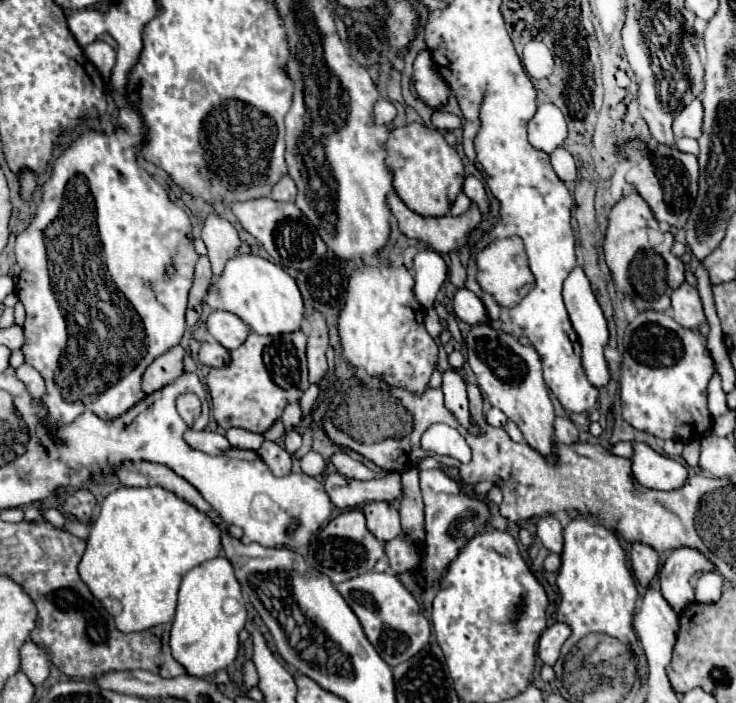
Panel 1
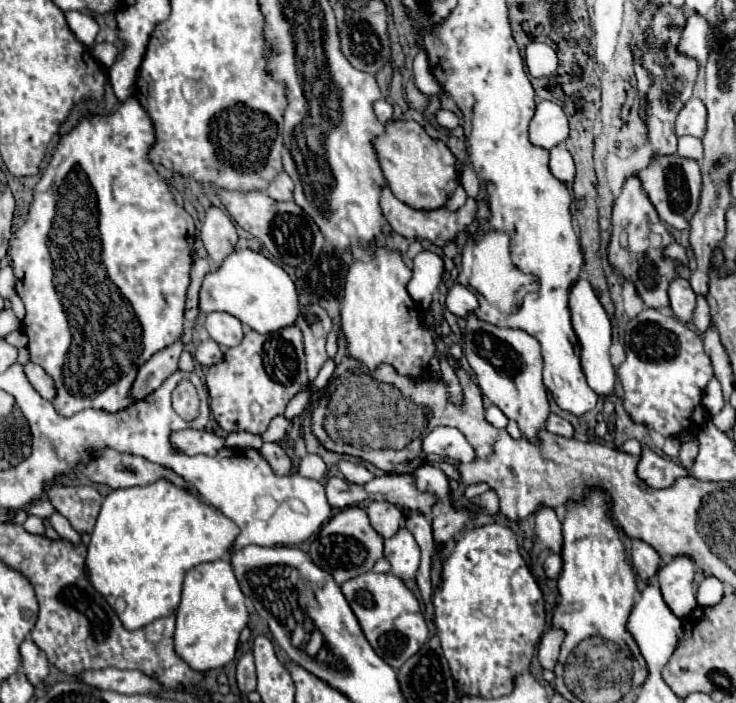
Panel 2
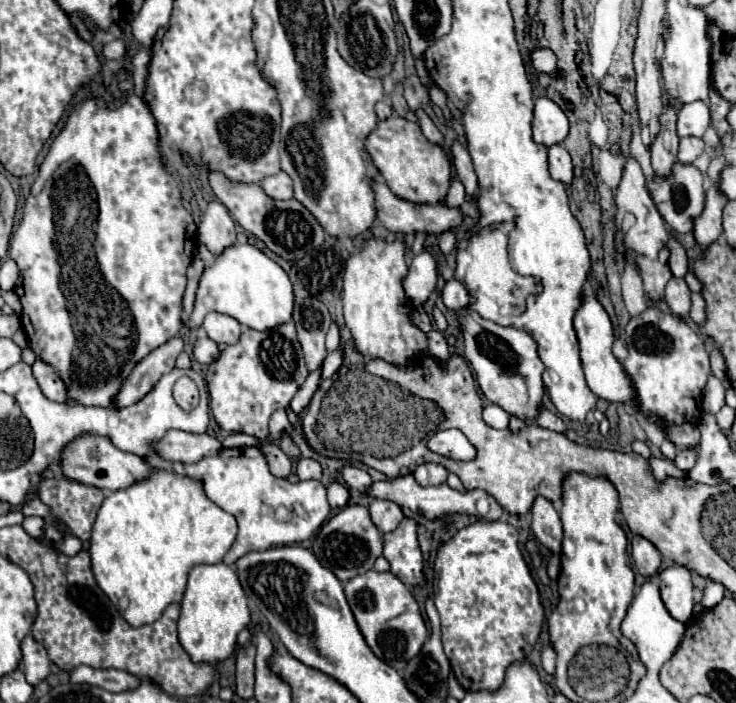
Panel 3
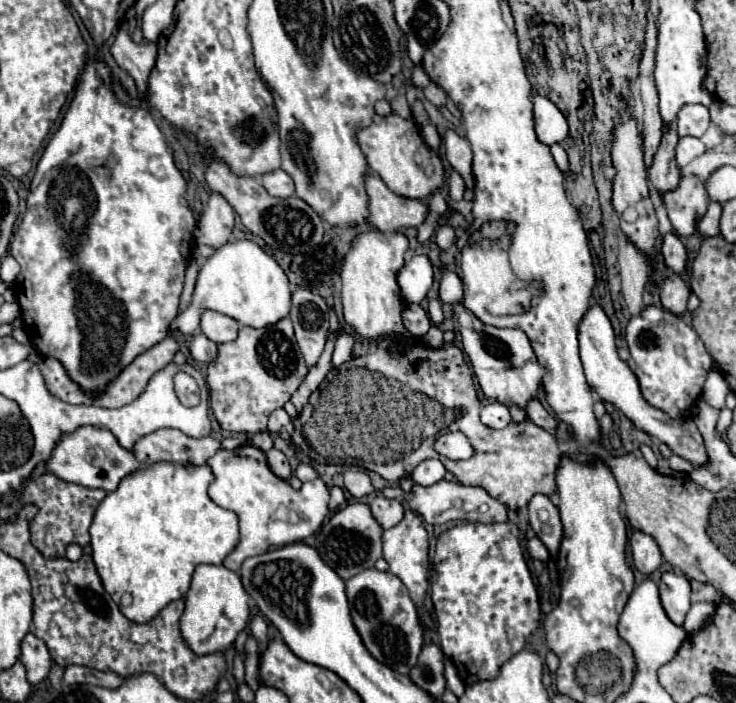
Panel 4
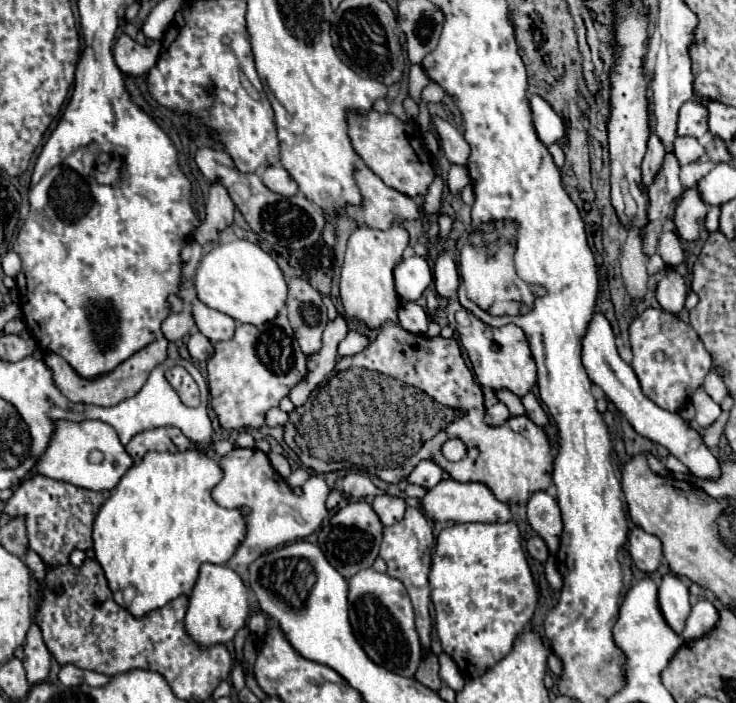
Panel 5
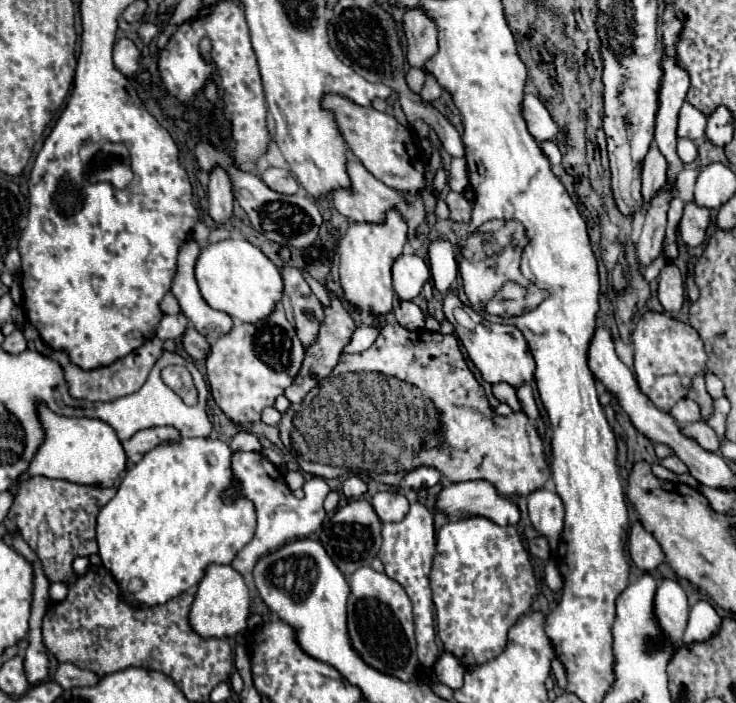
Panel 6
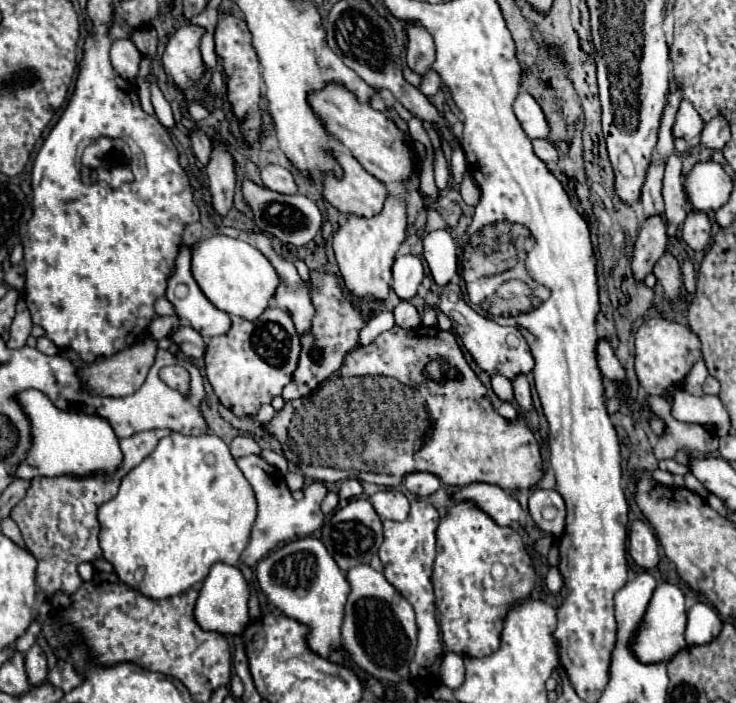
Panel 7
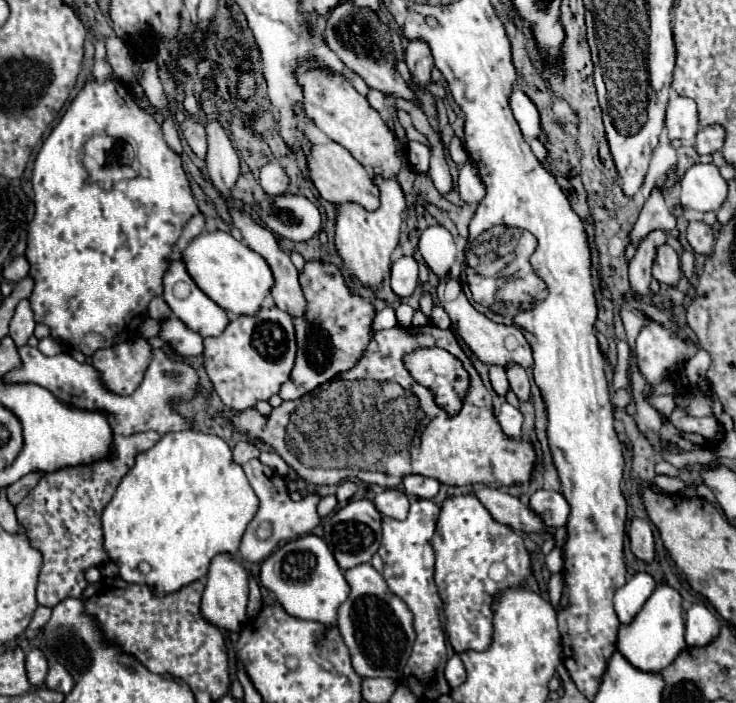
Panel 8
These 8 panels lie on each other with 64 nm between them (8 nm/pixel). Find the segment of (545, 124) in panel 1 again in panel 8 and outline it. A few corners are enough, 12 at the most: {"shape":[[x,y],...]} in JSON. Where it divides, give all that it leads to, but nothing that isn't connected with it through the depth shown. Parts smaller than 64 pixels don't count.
{"shape":[[518,88],[510,108],[526,140],[540,136],[540,116],[532,100]]}

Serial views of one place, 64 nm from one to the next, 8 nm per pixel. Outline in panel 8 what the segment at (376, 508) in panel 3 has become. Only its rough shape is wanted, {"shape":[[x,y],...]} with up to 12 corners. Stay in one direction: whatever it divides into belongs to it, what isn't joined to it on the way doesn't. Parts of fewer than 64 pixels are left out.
{"shape":[[398,488],[380,492],[374,504],[382,516],[402,520],[408,498]]}

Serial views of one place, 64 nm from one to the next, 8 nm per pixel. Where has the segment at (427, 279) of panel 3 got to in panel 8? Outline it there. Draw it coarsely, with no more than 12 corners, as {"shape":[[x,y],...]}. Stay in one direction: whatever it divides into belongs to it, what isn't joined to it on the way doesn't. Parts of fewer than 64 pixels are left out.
{"shape":[[412,256],[392,264],[390,286],[408,298],[418,286],[418,264]]}

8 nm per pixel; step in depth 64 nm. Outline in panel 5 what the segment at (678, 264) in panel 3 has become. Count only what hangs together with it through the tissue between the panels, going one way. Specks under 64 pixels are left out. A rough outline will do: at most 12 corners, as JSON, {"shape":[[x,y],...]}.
{"shape":[[664,232],[658,254],[666,266],[678,266],[684,260],[680,238]]}

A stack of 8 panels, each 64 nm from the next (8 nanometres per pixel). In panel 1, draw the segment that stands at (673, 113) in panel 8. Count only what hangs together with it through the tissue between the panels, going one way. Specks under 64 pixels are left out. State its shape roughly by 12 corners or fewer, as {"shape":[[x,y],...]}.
{"shape":[[692,100],[674,120],[674,136],[702,136],[702,102]]}

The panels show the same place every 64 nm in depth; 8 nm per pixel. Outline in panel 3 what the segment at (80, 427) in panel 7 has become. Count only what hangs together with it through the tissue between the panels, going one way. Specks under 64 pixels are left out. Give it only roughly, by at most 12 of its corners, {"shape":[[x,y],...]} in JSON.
{"shape":[[80,434],[60,454],[70,480],[112,492],[150,474],[106,436]]}

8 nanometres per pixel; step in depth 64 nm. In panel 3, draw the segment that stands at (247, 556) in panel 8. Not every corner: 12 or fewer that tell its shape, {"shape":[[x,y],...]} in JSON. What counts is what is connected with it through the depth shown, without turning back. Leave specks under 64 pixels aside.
{"shape":[[260,448],[194,466],[146,458],[204,480],[238,520],[224,564],[310,538],[328,518],[318,480],[270,476]]}

